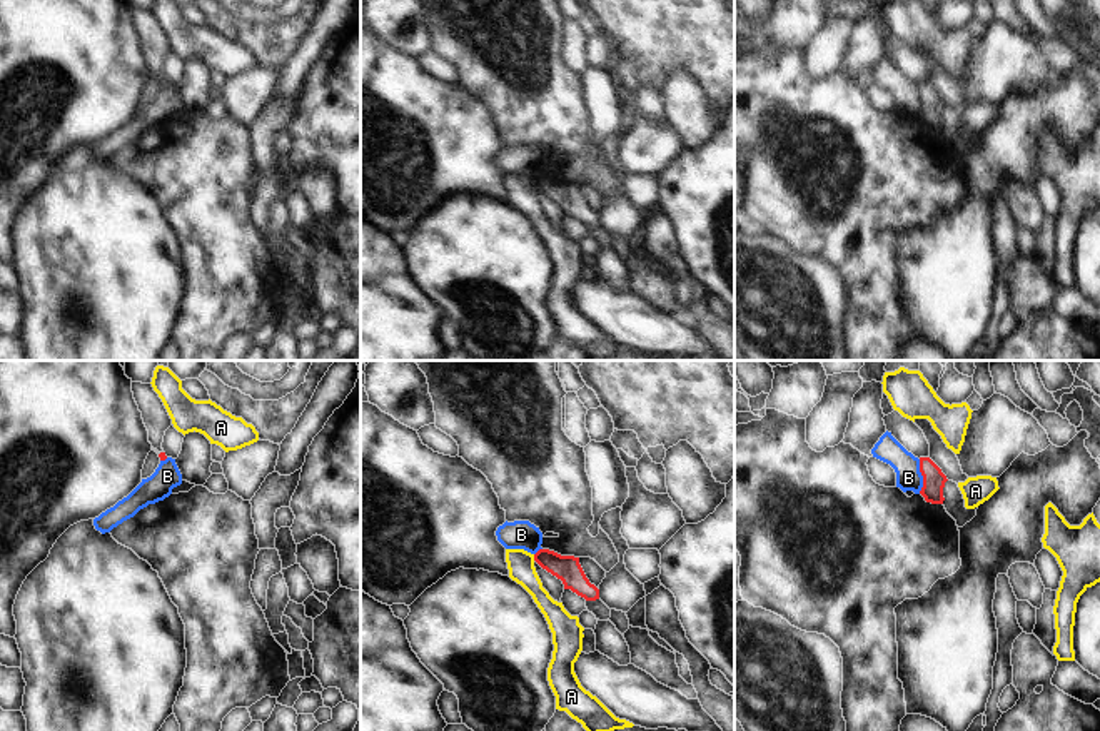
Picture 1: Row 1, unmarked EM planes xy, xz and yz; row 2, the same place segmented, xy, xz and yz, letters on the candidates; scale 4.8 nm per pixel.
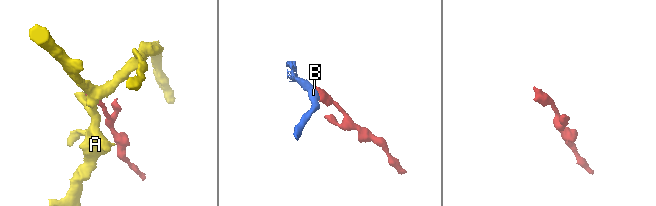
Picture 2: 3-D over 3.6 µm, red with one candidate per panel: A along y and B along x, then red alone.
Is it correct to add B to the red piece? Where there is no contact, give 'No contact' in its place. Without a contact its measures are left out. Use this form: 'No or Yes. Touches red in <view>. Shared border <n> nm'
No. Touches red in yz. Shared border 170 nm

